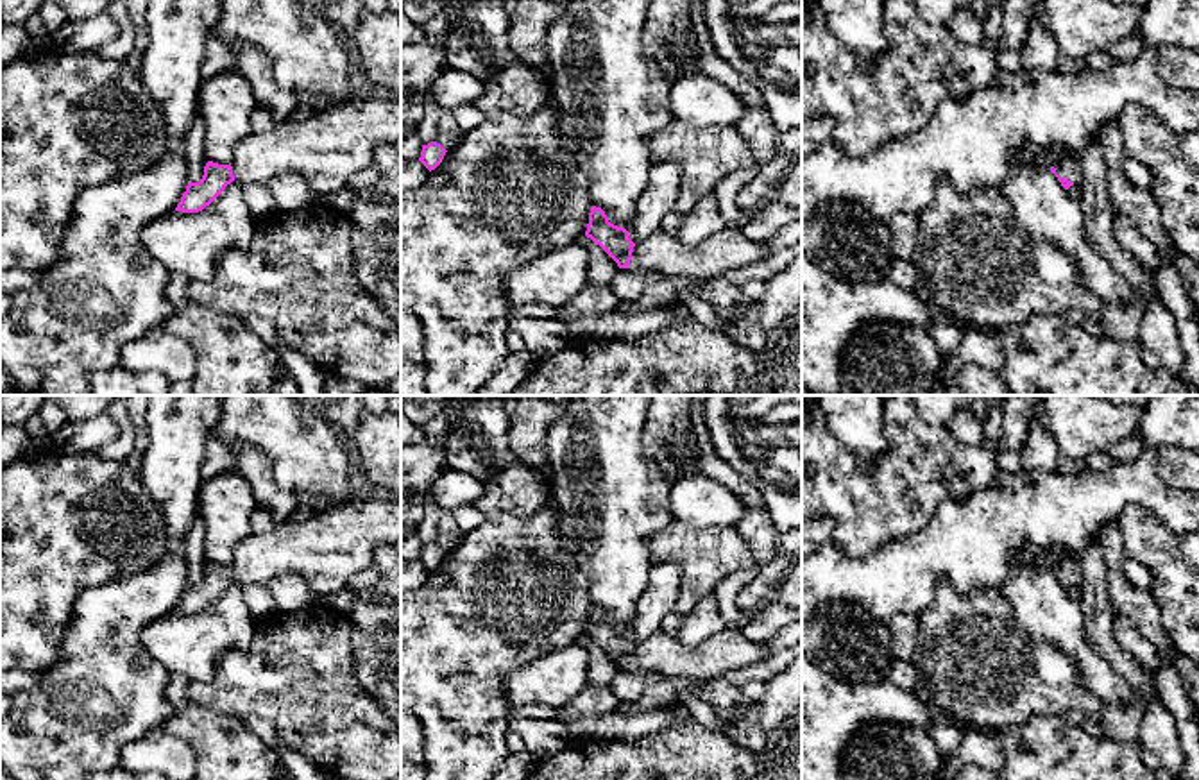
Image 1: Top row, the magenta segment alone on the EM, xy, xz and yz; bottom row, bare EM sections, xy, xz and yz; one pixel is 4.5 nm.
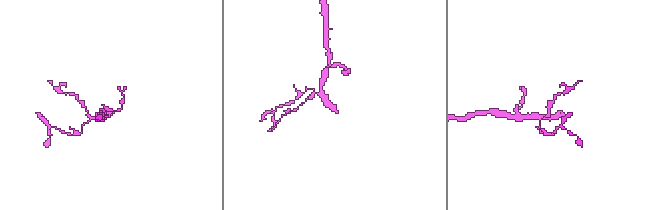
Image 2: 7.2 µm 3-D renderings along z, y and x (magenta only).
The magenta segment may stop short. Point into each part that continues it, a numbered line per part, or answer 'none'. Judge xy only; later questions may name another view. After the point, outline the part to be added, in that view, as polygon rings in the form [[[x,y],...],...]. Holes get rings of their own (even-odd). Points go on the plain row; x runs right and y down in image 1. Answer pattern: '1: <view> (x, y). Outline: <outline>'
1: xy (330, 548). Outline: [[[379,494],[347,506],[319,510],[304,522],[274,526],[265,535],[249,535],[234,547],[231,562],[234,581],[267,585],[281,574],[295,572],[311,589],[315,601],[347,587],[347,581],[374,564],[383,544],[401,546],[401,497]]]

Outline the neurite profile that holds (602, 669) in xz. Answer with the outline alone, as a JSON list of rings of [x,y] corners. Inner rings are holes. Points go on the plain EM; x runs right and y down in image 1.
[[[583,637],[580,642],[589,651],[587,683],[596,687],[610,687],[619,669],[617,664],[591,639]]]

